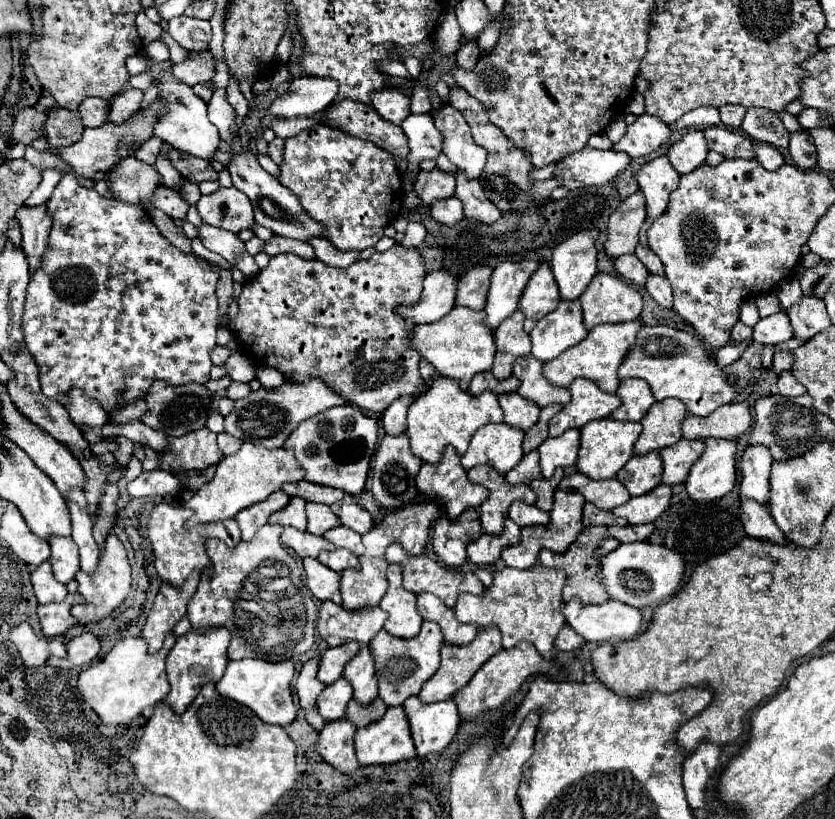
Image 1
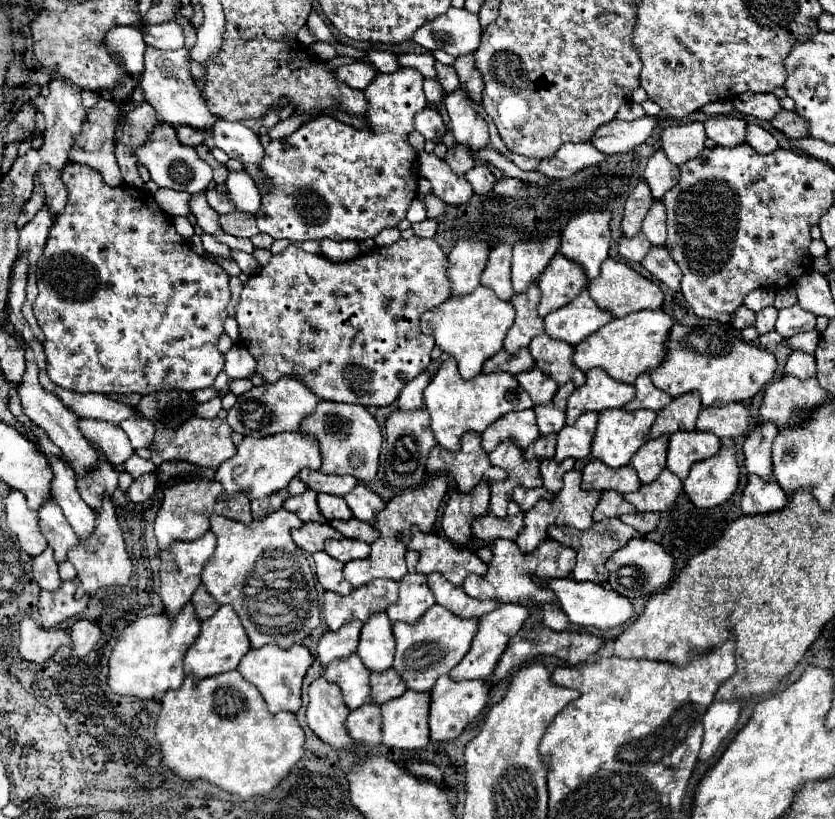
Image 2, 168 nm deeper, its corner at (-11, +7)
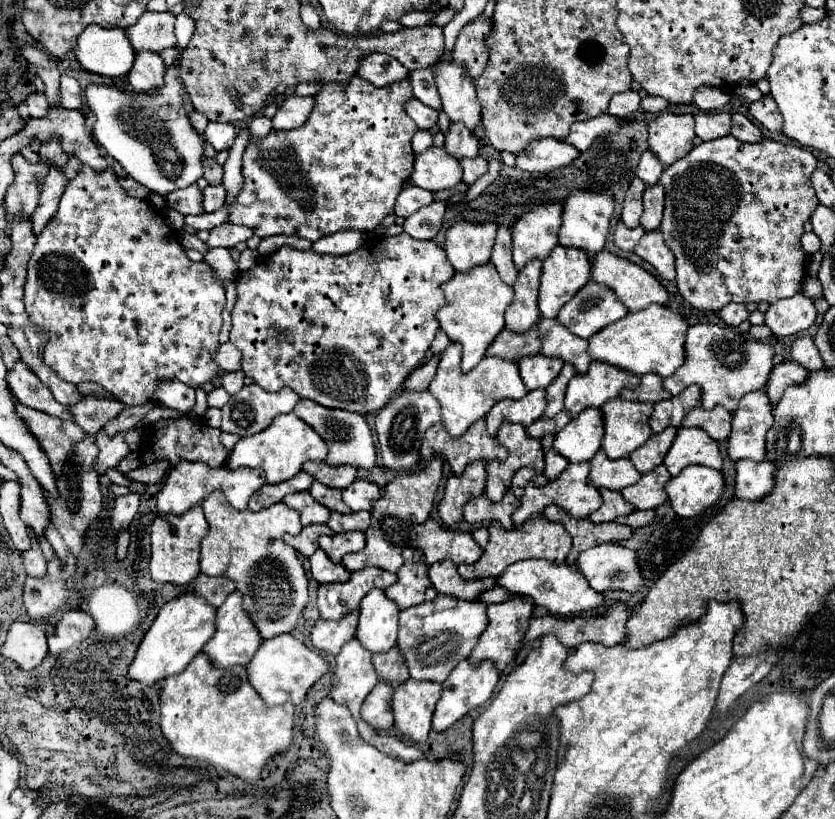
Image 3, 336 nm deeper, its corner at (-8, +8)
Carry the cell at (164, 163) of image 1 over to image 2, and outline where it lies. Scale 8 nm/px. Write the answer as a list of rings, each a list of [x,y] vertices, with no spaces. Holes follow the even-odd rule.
[[[188,126],[178,128],[176,132],[178,132],[178,140],[186,146],[198,146],[204,142],[204,136],[206,136],[206,132],[196,132],[196,128],[188,128]]]

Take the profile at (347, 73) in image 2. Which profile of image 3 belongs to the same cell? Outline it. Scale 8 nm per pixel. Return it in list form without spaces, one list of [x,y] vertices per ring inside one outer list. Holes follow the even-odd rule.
[[[371,53],[359,61],[357,77],[373,83],[375,87],[385,87],[393,81],[409,77],[409,69],[405,69],[395,57],[385,53]]]

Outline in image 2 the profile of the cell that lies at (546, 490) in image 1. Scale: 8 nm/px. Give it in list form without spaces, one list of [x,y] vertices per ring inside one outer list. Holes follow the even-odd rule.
[[[568,458],[560,464],[556,464],[554,460],[542,460],[540,462],[540,474],[542,474],[542,480],[544,480],[544,488],[552,494],[560,492],[562,488],[562,476],[574,468],[574,460]]]

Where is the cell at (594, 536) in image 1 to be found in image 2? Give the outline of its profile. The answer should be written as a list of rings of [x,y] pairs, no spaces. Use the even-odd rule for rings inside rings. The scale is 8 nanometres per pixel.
[[[606,518],[602,522],[594,522],[592,528],[584,530],[584,532],[576,532],[576,530],[572,530],[568,526],[552,526],[552,528],[548,528],[548,536],[558,540],[560,544],[566,544],[566,546],[574,548],[574,540],[578,542],[578,546],[576,546],[578,556],[576,556],[576,566],[572,570],[572,578],[578,580],[578,582],[590,580],[590,582],[596,582],[596,584],[602,584],[608,578],[608,570],[604,568],[604,562],[608,560],[608,556],[612,552],[616,552],[618,548],[622,548],[624,544],[628,544],[628,540],[632,540],[634,534],[636,534],[636,530],[632,526],[622,524],[618,518]]]

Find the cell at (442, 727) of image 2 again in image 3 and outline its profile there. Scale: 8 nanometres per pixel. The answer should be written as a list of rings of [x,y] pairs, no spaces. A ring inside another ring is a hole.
[[[461,661],[443,683],[443,693],[441,693],[441,699],[437,701],[435,715],[433,715],[433,731],[443,733],[469,711],[477,709],[479,705],[485,705],[491,699],[497,681],[499,681],[499,671],[491,663],[481,663],[479,667],[473,667],[471,663]]]

